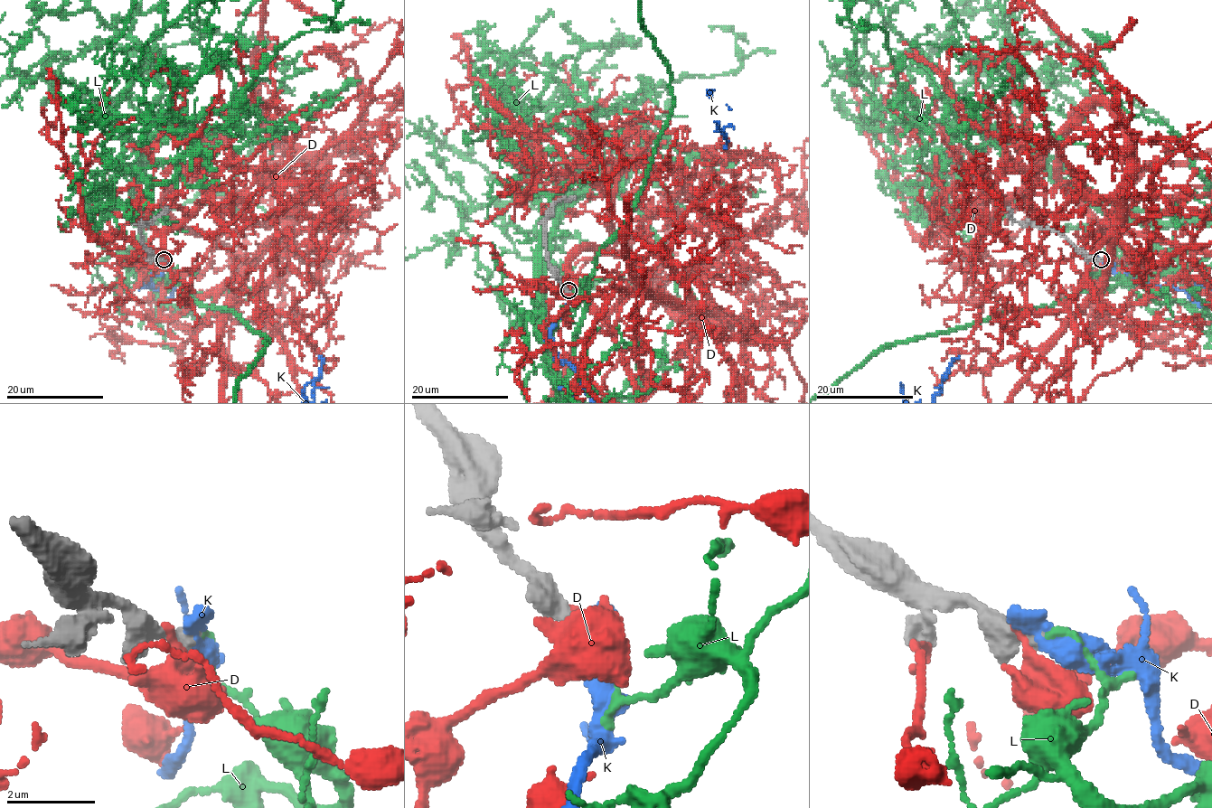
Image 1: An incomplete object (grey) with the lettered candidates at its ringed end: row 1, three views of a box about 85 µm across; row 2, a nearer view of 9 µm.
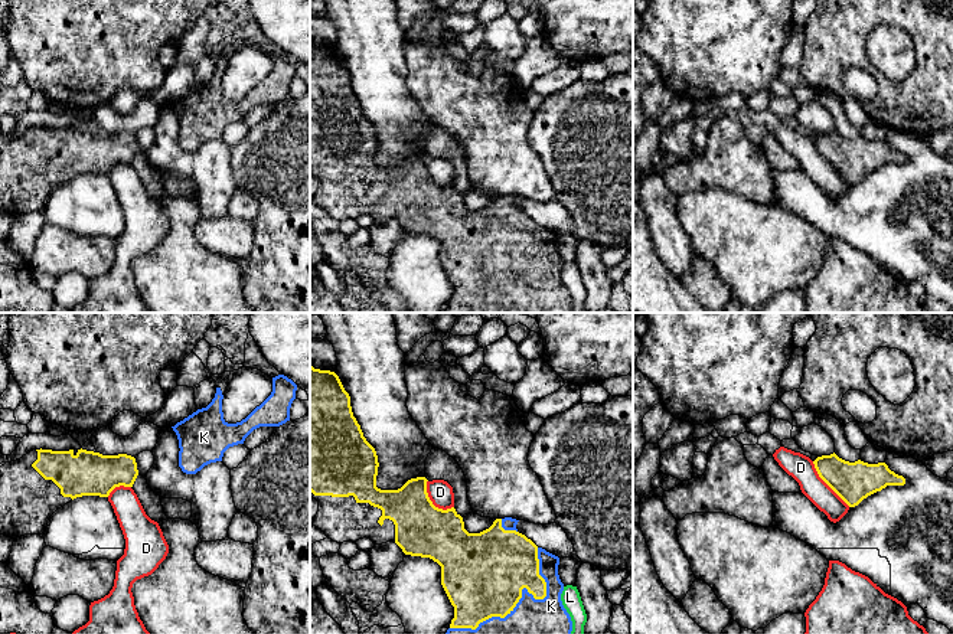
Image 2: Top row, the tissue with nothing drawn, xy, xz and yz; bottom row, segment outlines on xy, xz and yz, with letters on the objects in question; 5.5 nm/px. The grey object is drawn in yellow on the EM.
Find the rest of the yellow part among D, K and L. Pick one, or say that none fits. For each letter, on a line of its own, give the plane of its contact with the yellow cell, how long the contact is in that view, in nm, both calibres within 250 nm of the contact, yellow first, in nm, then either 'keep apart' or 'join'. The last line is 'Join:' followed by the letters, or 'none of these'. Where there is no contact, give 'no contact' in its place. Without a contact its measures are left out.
D: yz | 340 nm | 220/140 nm | keep apart
K: xz | 650 nm | 460/200 nm | join
L: no contact | keep apart
Join: K

